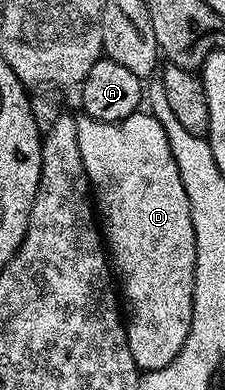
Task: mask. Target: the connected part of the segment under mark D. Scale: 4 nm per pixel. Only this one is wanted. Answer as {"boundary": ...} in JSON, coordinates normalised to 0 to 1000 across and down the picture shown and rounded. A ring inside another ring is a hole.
{"boundary":[[[600,290],[529,315],[431,315],[422,305],[364,300],[347,305],[338,346],[356,403],[373,403],[382,451],[400,456],[427,503],[427,541],[449,554],[444,582],[462,595],[480,662],[551,769],[569,895],[587,895],[618,954],[729,946],[729,936],[764,928],[836,874],[862,790],[871,597],[853,587],[836,495],[818,495],[800,433],[782,433],[782,403],[764,403],[747,351],[711,310],[662,290]]]}

